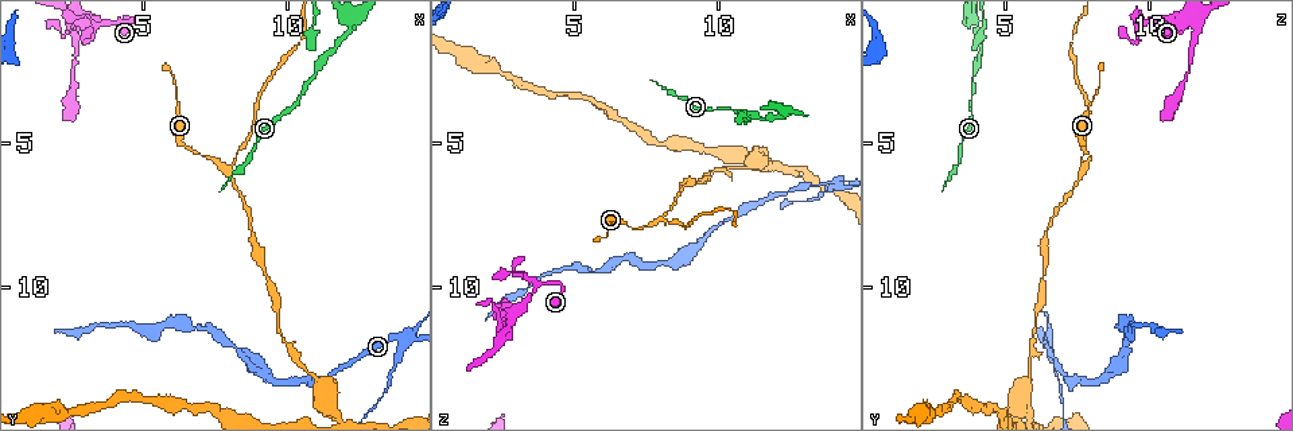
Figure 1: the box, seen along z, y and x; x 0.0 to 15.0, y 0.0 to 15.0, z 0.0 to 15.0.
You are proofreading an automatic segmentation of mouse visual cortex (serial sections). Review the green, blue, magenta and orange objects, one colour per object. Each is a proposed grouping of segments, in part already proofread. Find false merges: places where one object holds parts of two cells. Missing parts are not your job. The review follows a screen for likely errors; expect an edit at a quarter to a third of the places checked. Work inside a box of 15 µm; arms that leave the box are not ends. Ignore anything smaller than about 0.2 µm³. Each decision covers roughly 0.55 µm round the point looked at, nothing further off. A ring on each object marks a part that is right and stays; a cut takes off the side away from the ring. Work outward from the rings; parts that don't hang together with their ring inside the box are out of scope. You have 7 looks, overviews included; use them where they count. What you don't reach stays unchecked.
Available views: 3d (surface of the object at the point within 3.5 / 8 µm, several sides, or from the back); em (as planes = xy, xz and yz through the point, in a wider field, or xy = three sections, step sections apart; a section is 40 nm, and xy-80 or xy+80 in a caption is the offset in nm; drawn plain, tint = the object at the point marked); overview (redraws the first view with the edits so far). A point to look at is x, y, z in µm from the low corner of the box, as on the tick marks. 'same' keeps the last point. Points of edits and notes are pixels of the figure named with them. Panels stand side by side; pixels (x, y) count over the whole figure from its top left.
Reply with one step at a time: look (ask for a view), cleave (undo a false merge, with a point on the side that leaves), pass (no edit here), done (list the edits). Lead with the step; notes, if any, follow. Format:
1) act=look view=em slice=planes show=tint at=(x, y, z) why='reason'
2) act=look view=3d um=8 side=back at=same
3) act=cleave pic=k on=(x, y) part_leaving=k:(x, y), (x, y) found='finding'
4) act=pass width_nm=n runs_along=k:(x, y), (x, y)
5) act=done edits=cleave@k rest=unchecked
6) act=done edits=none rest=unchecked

act=look view=3d um=3.5 side=back at=(14.1, 11.9, 6.4) why='four arms meet'

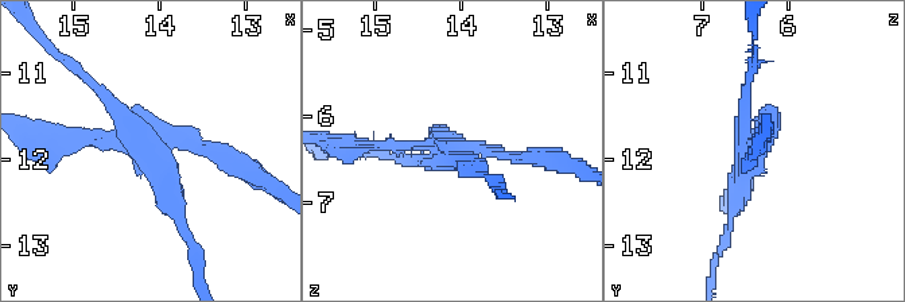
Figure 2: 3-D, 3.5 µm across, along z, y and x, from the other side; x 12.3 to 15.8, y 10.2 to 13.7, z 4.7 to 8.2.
act=look view=em slice=xy step=3 show=plain at=(14.15, 11.85, 6.50) arms=4 arm_widths_nm=150,150,150,250 why='shape alone is not enough'

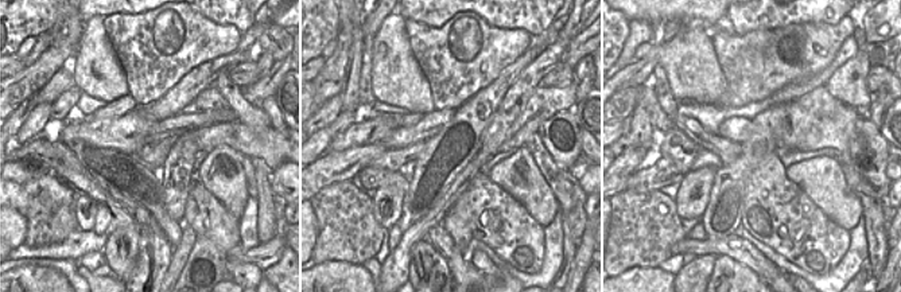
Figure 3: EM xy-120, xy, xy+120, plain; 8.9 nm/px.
act=look view=em slice=xy step=3 show=tint at=same why='with the object marked'

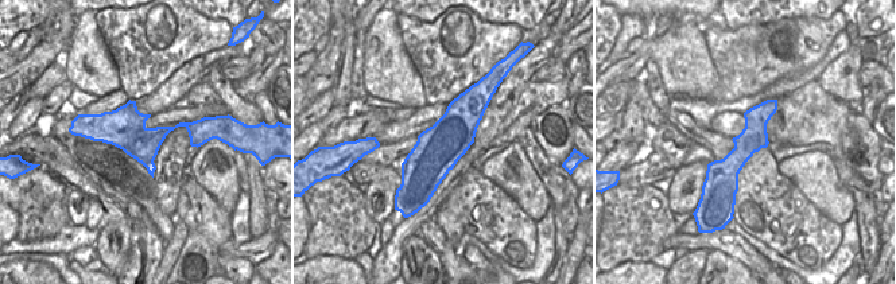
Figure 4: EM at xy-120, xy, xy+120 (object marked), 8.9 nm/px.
act=cleave pic=2 on=(174, 190) border=4:(166, 133), (139, 137), (123, 150) found='a second cell is stuck on'

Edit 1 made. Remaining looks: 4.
act=look view=3d um=3.5 at=(7.8, 5.8, 7.7) why='a narrow waist'

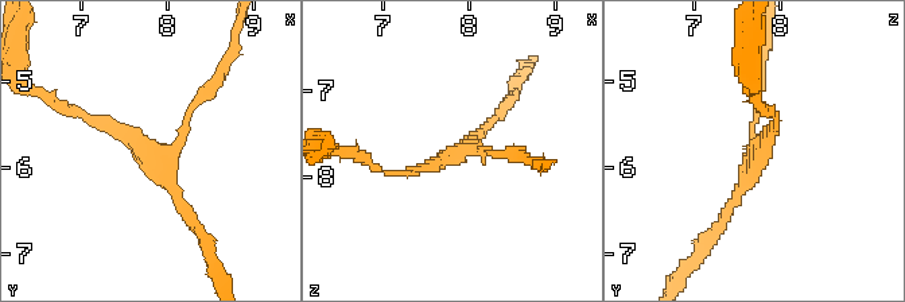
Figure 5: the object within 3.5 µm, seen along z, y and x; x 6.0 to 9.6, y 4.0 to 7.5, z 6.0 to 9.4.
act=look view=em slice=xy step=1 show=tint at=(7.80, 5.85, 7.70)

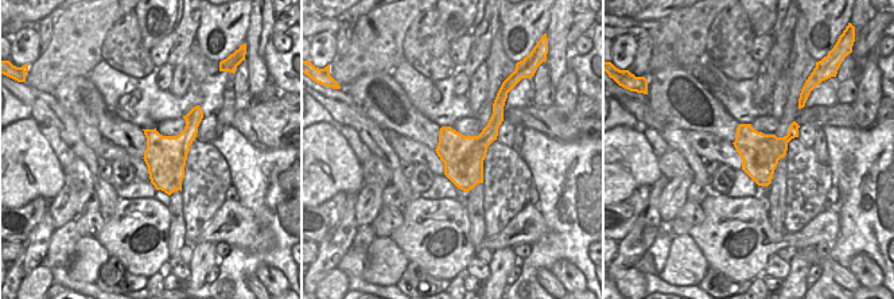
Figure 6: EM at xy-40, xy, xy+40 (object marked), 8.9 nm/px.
act=pass width_nm=360 runs_along=5:(80, 112), (125, 132), (199, 228) found='continuous, no second cell'

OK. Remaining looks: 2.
act=look view=3d um=3.5 at=(10.8, 2.8, 3.8) why='calibre changes'

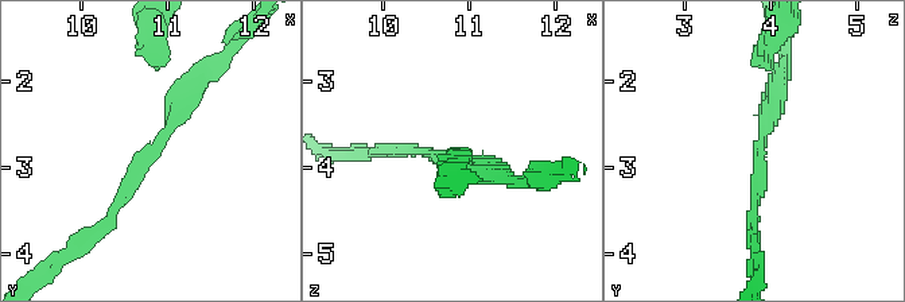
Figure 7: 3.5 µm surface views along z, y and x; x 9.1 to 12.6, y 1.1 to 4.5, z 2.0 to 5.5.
act=look view=em slice=xy step=5 show=tint at=(10.80, 2.80, 3.85) why='now the EM'

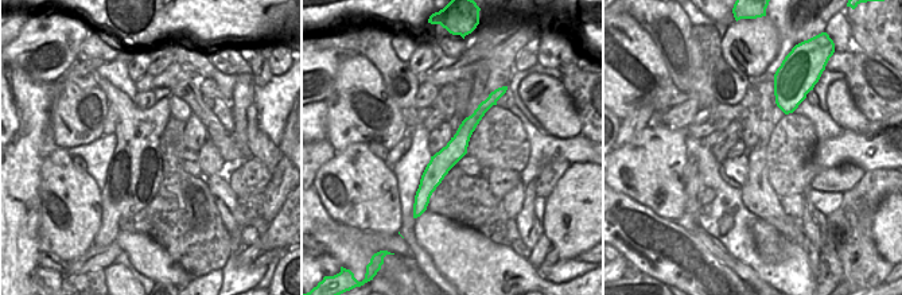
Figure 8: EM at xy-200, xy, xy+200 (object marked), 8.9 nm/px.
act=pass found='continuous, no second cell'

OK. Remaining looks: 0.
act=done edits=cleave@2 rest=unchecked

